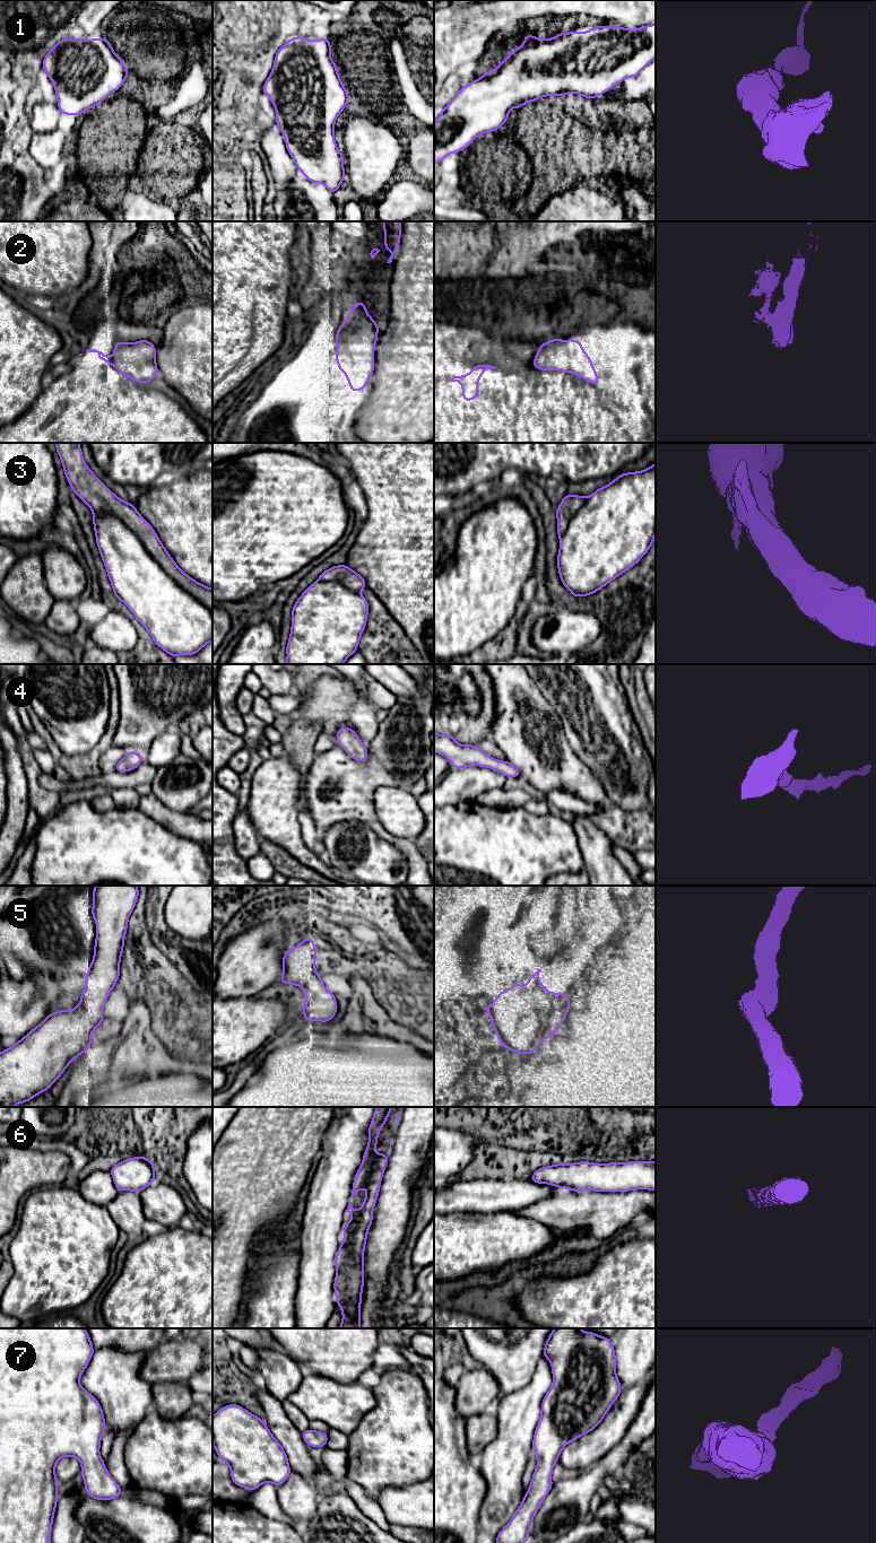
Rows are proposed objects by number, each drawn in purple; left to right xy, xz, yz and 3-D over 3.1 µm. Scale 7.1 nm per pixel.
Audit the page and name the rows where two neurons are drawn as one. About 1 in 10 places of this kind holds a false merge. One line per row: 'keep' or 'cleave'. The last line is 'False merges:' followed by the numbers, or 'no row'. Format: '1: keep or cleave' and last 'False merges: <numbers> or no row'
1: keep
2: cleave
3: cleave
4: keep
5: keep
6: keep
7: keep
False merges: 2, 3

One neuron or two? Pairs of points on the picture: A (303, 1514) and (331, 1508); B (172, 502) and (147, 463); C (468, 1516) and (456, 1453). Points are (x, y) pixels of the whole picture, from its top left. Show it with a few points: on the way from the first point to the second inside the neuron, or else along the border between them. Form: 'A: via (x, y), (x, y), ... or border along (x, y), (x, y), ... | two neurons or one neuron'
A: border along (320, 1497), (315, 1514), (301, 1531) | two neurons
B: border along (149, 486), (152, 487) | two neurons
C: via (456, 1500), (456, 1469) | one neuron

